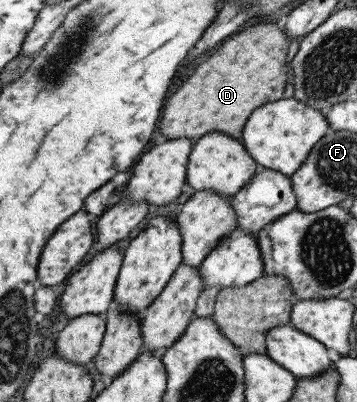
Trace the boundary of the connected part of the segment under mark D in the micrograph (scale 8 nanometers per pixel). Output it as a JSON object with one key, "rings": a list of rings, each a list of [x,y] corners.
{"rings":[[[276,23],[255,25],[255,27],[249,27],[233,35],[233,43],[231,39],[227,39],[209,59],[205,59],[203,63],[195,67],[193,75],[189,75],[187,81],[183,81],[175,93],[171,93],[167,103],[162,105],[161,115],[156,123],[157,132],[165,135],[165,139],[186,137],[193,142],[210,131],[220,131],[229,137],[238,139],[245,120],[253,110],[265,103],[282,98],[281,94],[286,85],[287,71],[289,71],[285,64],[285,57],[291,45],[293,44],[287,38],[285,29],[282,31],[278,29]]]}

